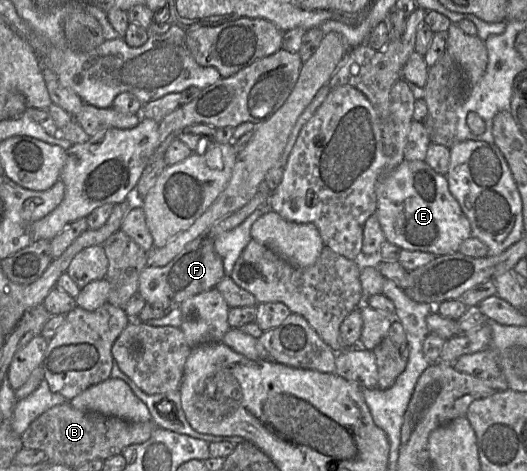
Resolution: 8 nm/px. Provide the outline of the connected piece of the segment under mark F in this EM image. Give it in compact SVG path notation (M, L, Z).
M207 232L187 243L165 266L147 265L140 273L138 286L146 303L172 309L198 293L215 288L225 272L223 260L214 248L214 238Z

